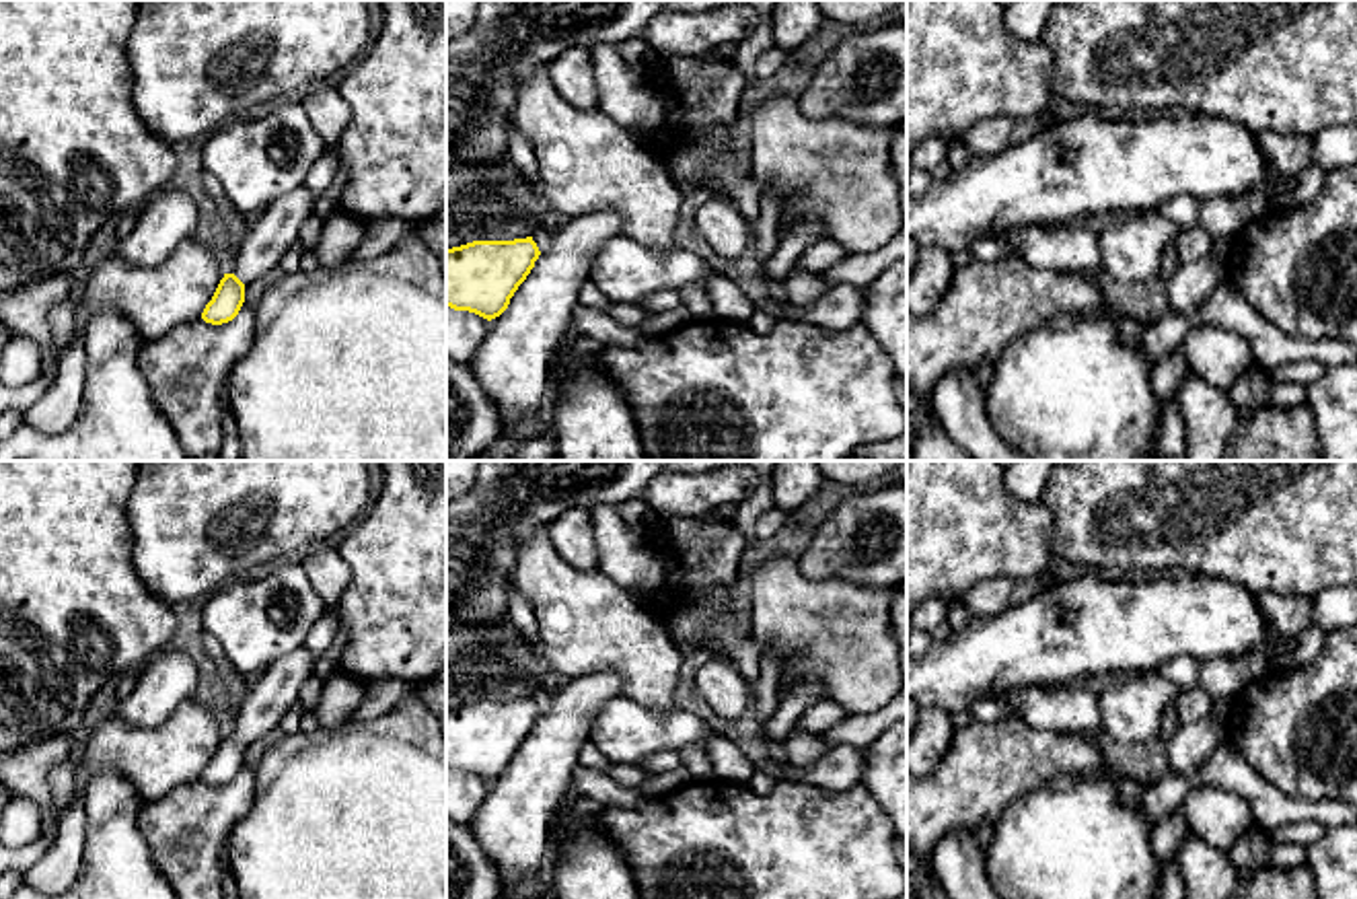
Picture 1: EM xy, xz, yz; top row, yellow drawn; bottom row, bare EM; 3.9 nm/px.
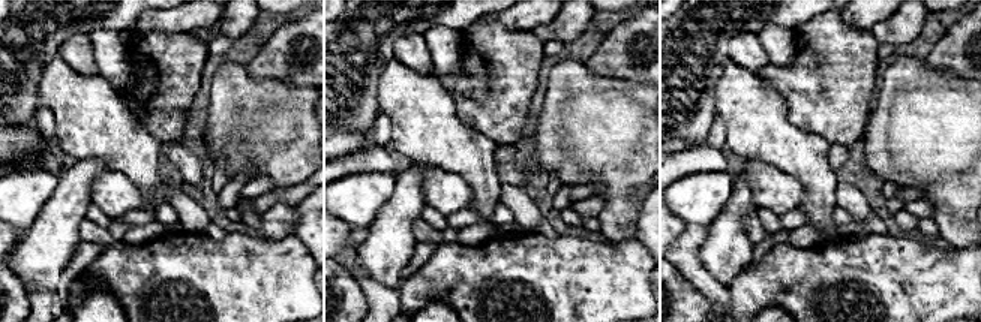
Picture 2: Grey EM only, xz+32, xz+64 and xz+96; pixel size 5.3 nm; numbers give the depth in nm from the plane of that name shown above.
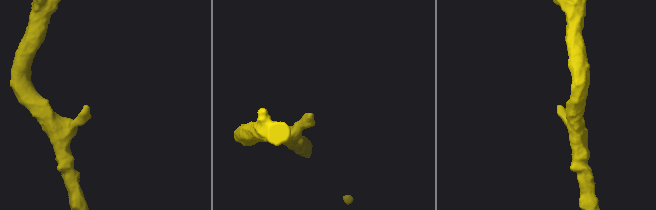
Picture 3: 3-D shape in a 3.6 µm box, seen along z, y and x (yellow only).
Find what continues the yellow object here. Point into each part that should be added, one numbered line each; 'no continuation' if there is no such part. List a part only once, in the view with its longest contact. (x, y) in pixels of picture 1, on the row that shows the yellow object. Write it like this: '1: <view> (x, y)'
1: xy (276, 231)

